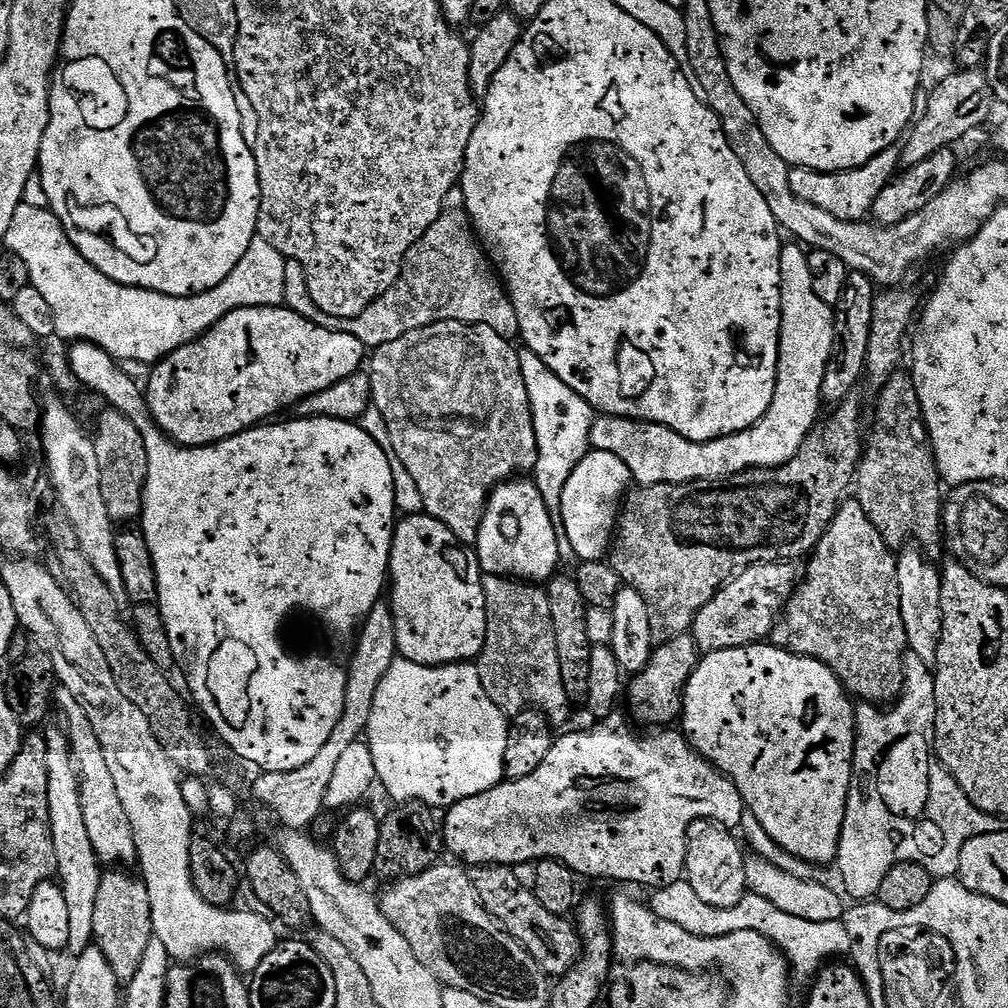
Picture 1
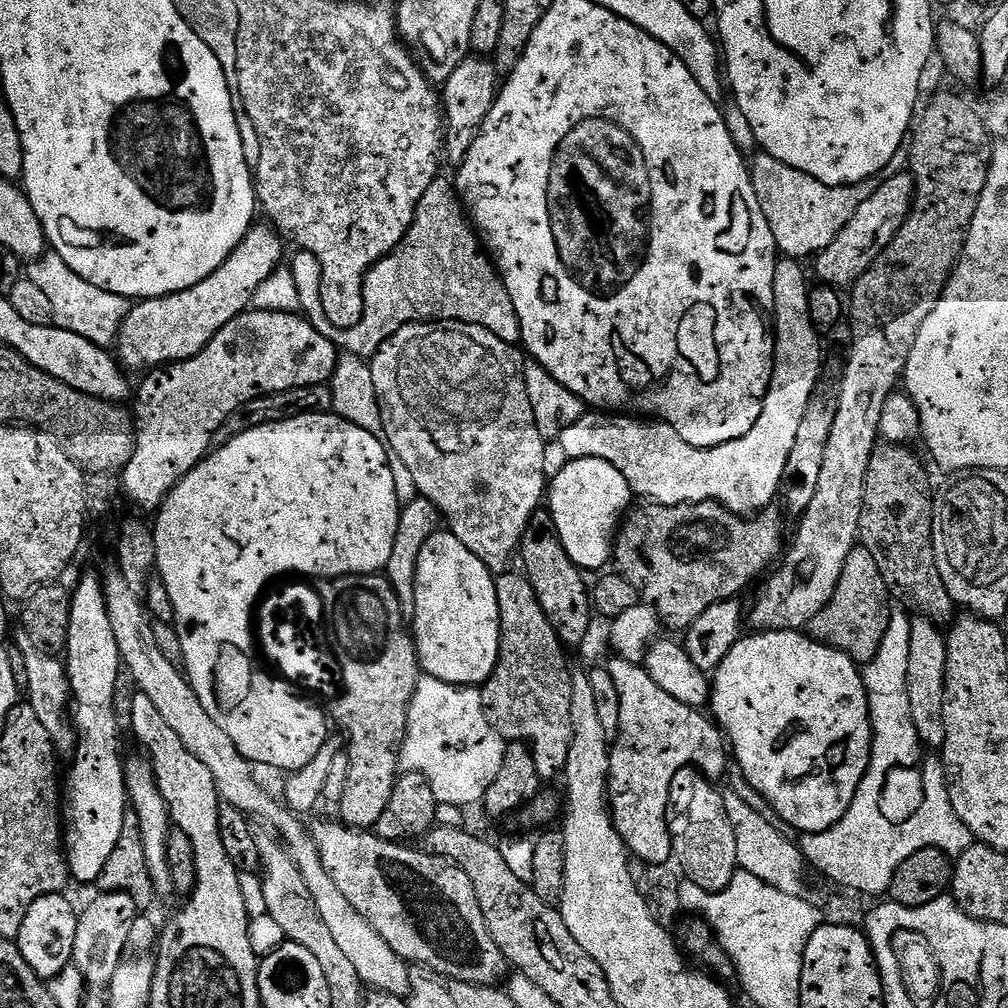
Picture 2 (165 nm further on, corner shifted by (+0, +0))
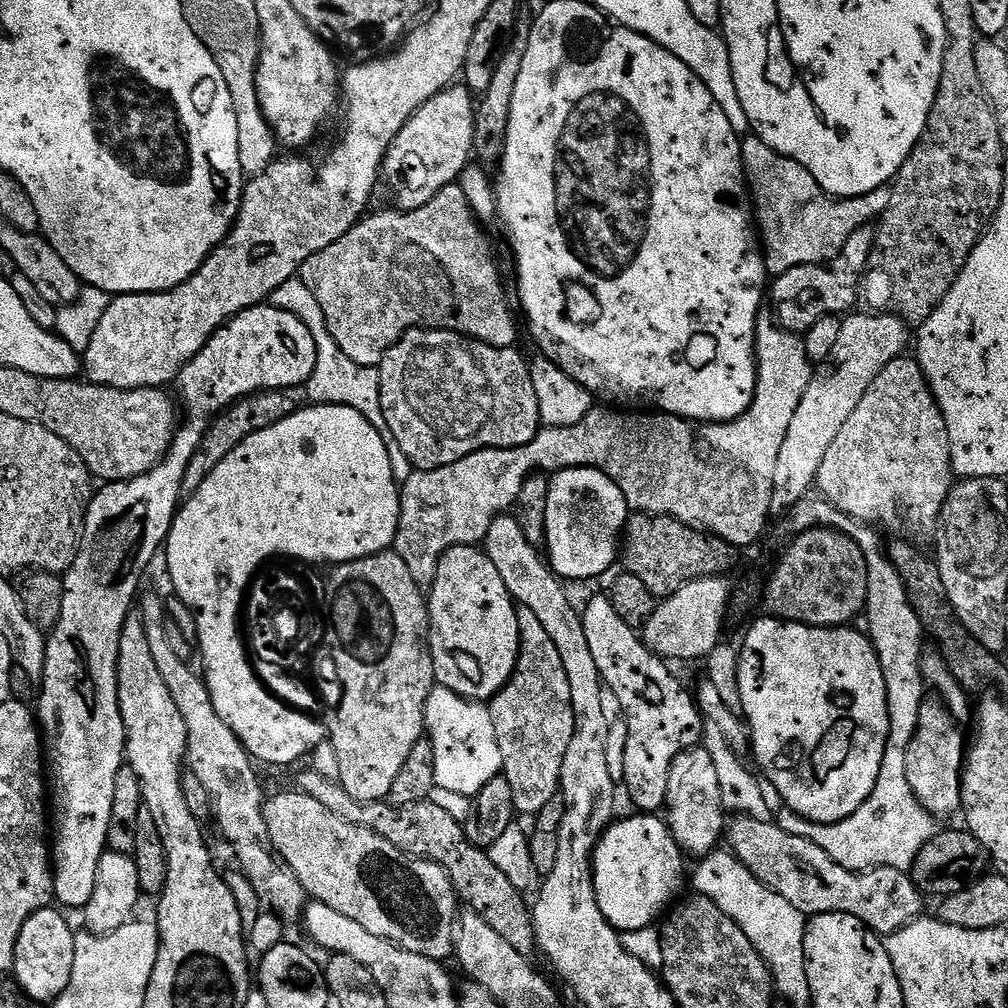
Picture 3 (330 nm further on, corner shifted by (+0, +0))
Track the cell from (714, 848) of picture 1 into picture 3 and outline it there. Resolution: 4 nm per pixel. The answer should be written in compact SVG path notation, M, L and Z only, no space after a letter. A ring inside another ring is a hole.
M702 746L687 748L674 758L668 771L668 789L664 792L666 823L677 845L689 857L703 858L717 851L726 832L726 811L718 786L713 759Z

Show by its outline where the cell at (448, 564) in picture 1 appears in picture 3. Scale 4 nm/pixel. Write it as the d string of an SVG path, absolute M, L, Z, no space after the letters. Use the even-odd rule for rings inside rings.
M476 546L450 549L438 562L436 577L426 599L437 685L448 688L459 696L465 696L467 700L491 701L493 696L508 685L508 679L516 670L516 659L520 653L520 631L516 613L518 605L506 590L506 582L502 582L494 562L490 562L487 552Z

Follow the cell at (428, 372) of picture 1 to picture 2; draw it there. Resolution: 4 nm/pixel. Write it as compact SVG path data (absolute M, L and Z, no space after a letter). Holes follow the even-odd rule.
M441 320L406 325L405 328L394 333L370 357L376 401L382 414L383 439L391 455L400 458L410 470L417 493L436 507L447 531L452 532L454 538L458 538L458 542L462 542L462 546L466 546L466 550L470 550L470 554L474 554L494 574L509 571L511 564L508 563L517 555L520 539L530 518L534 513L541 511L546 500L546 476L544 480L546 437L538 430L538 422L534 422L534 406L530 406L530 394L526 390L526 378L524 377L526 360L522 352L522 357L520 357L519 351L521 352L519 347L502 342L502 338L490 334L490 330L477 324L464 324L460 320Z

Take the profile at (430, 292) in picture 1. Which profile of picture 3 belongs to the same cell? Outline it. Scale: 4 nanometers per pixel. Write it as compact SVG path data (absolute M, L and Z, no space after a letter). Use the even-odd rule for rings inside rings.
M459 183L446 185L426 206L413 212L391 211L361 219L355 229L338 238L334 246L318 250L318 254L306 258L300 267L298 279L306 282L314 298L318 298L330 338L338 342L342 354L346 354L350 362L358 362L358 366L376 368L384 355L413 328L446 328L495 348L513 347L517 343L516 320L512 317L492 248L480 233L481 221Z

